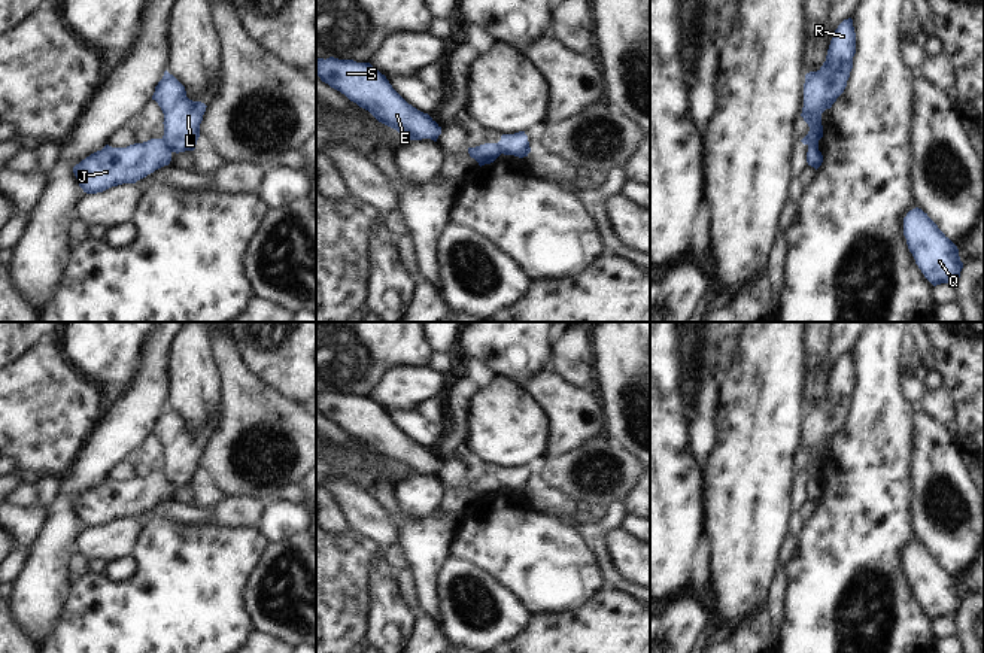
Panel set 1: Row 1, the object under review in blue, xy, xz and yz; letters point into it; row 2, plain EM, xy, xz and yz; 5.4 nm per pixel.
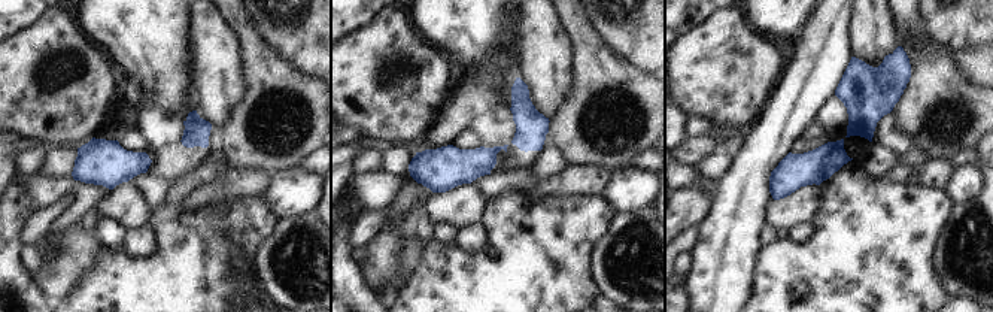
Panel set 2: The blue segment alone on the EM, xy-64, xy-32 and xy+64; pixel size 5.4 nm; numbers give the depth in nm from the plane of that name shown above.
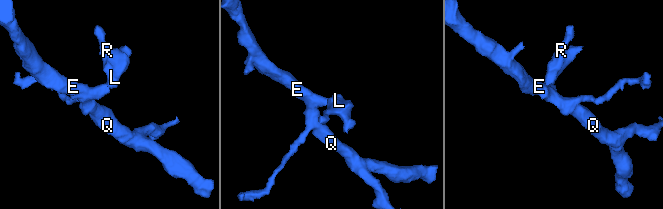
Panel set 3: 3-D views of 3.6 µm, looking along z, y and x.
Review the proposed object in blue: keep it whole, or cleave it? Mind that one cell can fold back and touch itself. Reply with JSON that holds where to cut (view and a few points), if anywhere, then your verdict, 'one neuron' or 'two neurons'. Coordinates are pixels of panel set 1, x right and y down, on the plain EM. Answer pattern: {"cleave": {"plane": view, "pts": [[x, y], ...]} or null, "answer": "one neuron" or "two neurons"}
{"cleave": {"plane": "xy", "pts": [[161, 473], [172, 485]]}, "answer": "two neurons"}

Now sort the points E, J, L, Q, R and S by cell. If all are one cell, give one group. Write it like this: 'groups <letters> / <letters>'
groups E J Q S / L R

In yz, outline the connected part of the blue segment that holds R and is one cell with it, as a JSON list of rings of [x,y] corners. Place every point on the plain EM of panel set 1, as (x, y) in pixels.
[[[848,352],[835,364],[823,400],[817,406],[805,408],[801,450],[808,458],[810,465],[801,474],[804,479],[819,476],[823,471],[821,447],[830,443],[844,426],[853,403],[854,388],[856,367],[853,353]]]

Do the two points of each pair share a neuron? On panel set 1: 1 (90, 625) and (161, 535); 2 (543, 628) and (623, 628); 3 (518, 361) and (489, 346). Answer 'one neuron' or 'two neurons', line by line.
1: one neuron
2: one neuron
3: one neuron

